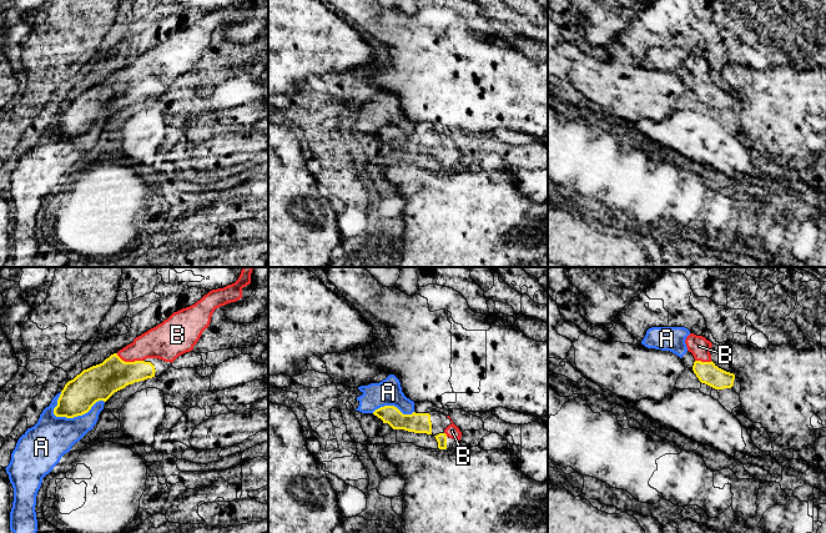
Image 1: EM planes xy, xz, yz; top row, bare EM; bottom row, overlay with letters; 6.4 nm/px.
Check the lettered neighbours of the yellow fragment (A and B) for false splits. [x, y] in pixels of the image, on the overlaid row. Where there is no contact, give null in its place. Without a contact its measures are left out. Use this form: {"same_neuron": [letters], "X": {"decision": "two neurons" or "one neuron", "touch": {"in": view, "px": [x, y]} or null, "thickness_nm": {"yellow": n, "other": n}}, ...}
{"same_neuron": ["B"], "A": {"decision": "two neurons", "touch": {"in": "xy", "px": [77, 415]}, "thickness_nm": {"yellow": 220, "other": 280}}, "B": {"decision": "one neuron", "touch": {"in": "xy", "px": [130, 362]}, "thickness_nm": {"yellow": 220, "other": 220}}}

